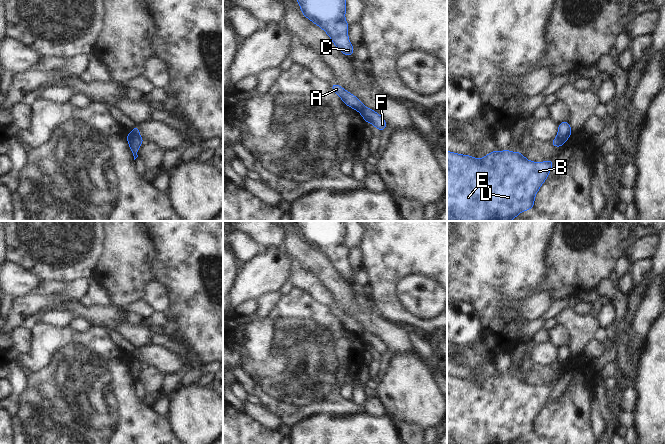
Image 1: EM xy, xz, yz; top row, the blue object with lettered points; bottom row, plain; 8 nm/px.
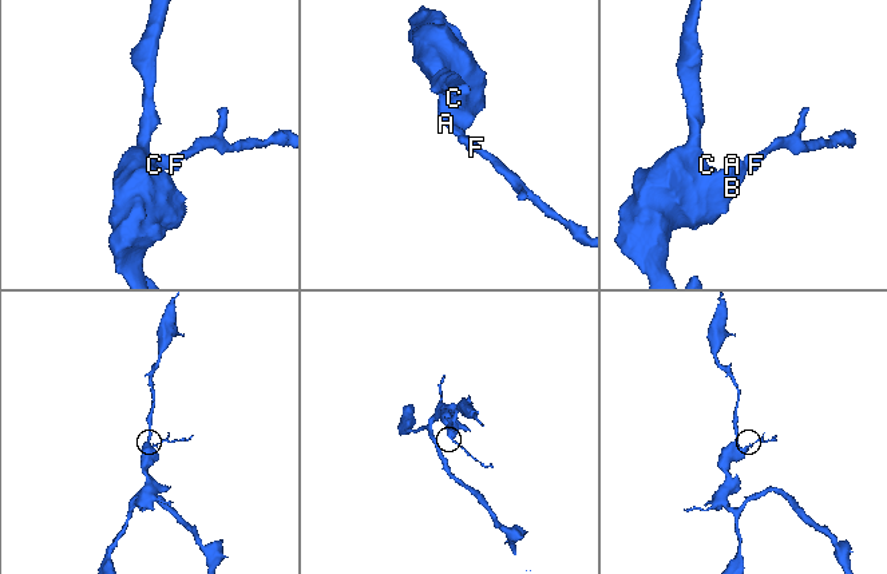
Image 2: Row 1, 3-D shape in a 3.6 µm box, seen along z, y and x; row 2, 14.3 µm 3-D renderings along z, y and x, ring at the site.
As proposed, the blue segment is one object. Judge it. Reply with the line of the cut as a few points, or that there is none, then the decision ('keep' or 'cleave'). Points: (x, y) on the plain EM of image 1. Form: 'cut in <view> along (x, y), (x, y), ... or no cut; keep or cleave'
cut in xy along (131, 356), (142, 365); cleave

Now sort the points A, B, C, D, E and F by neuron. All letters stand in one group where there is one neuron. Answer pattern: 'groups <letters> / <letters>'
groups A B C D E / F

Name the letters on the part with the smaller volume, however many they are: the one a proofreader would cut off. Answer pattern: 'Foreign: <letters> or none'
Foreign: F

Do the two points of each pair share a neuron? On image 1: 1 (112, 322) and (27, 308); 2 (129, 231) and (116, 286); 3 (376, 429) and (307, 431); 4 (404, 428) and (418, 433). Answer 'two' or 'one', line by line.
1: one
2: one
3: one
4: one

